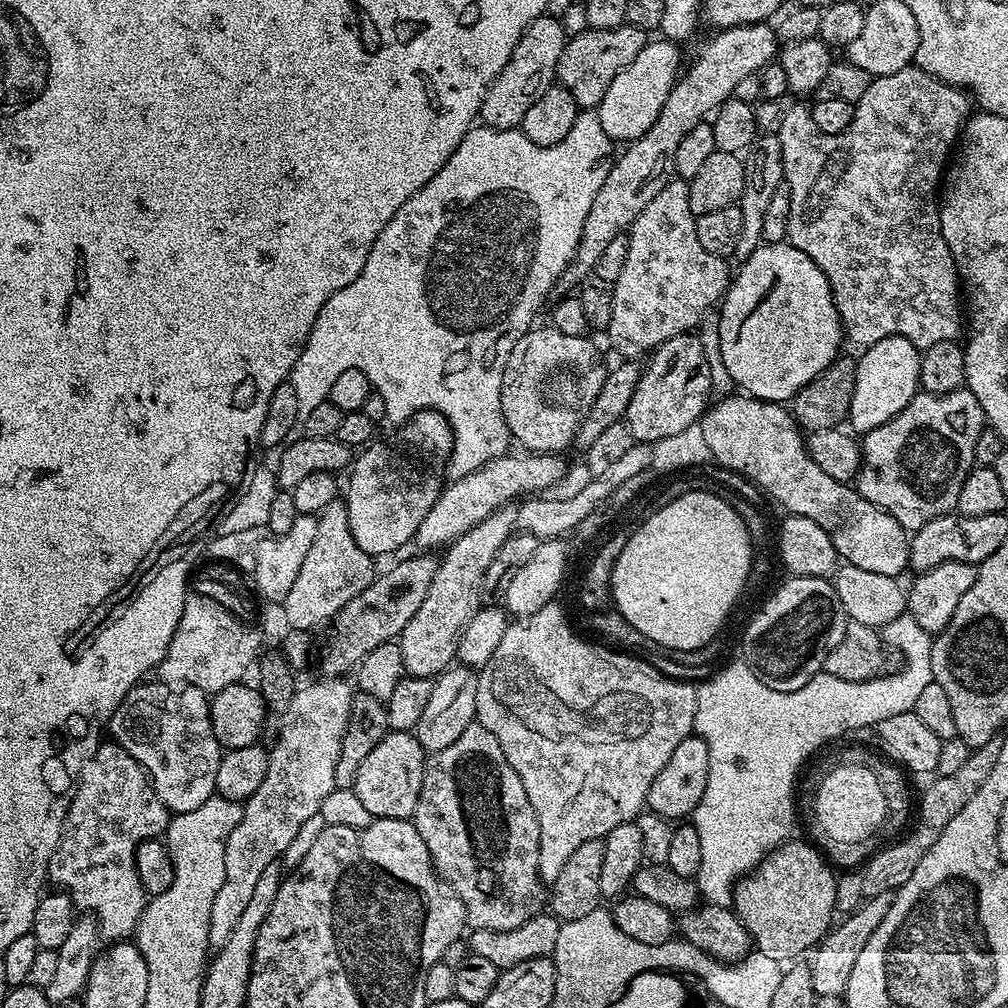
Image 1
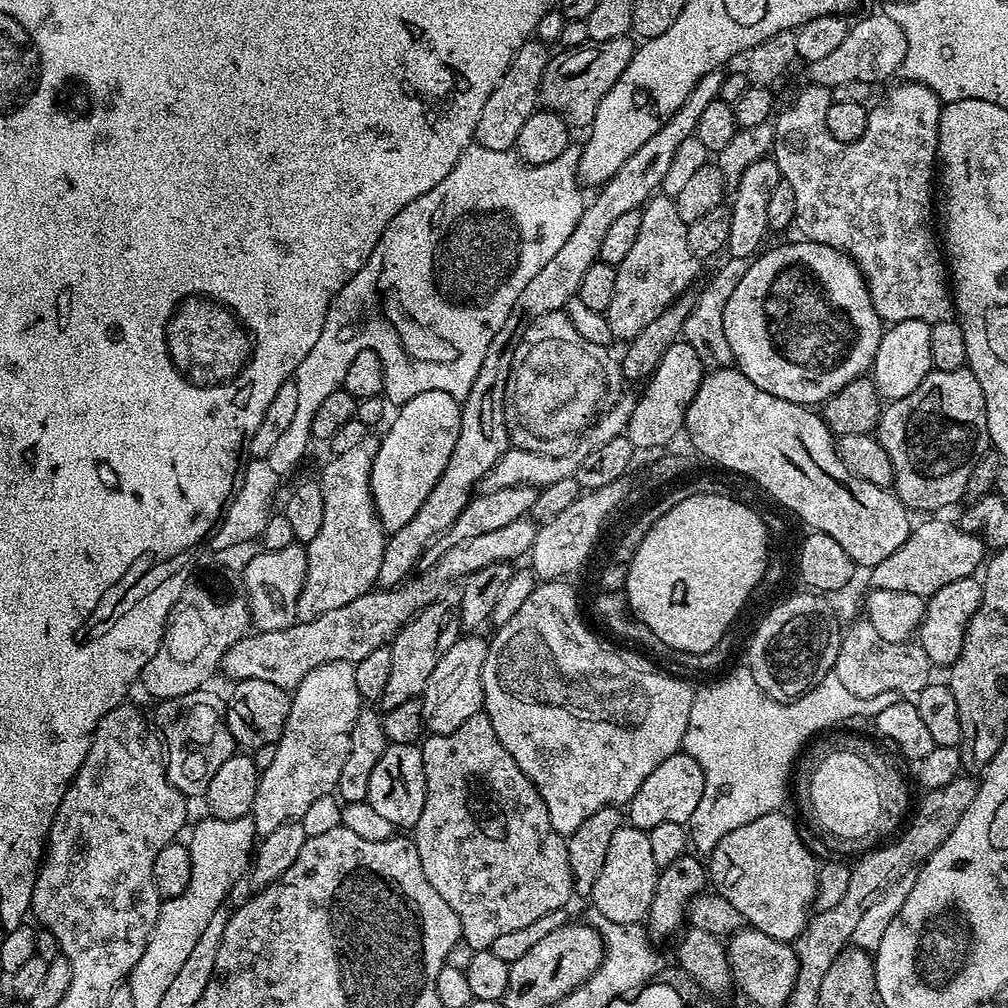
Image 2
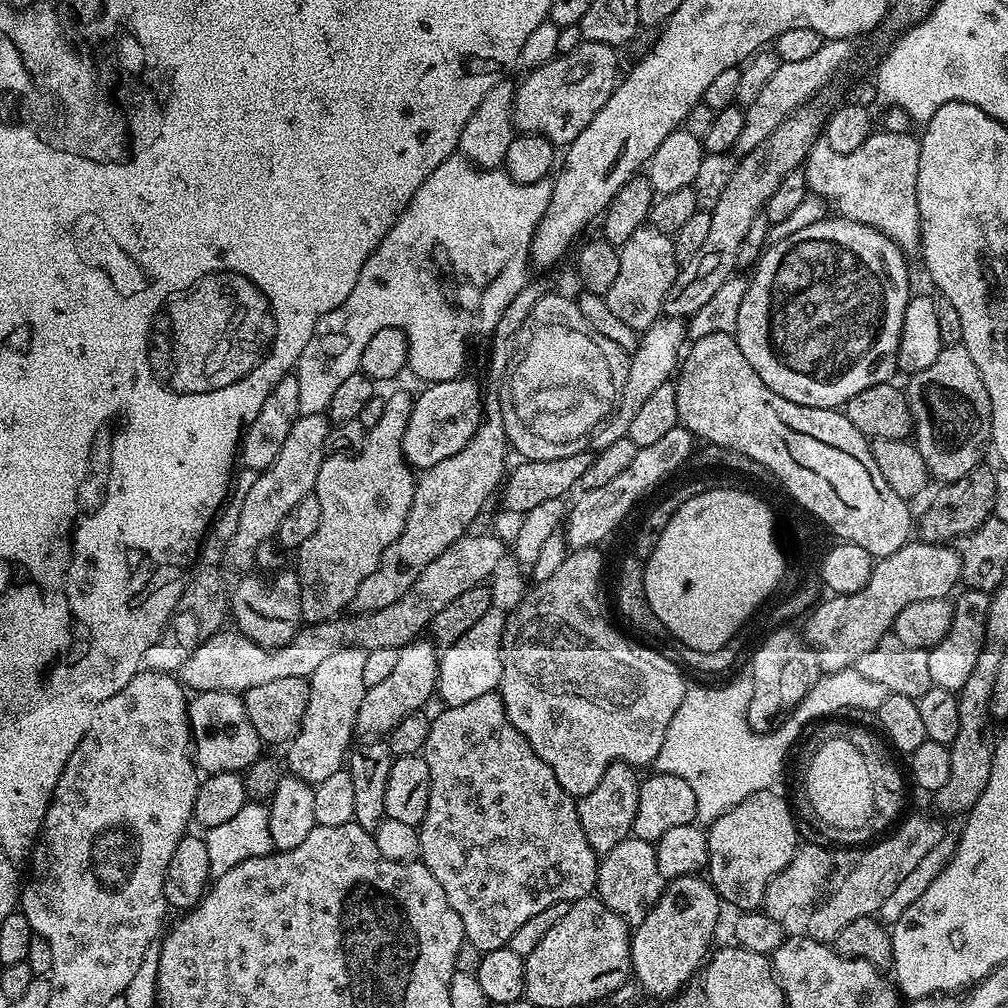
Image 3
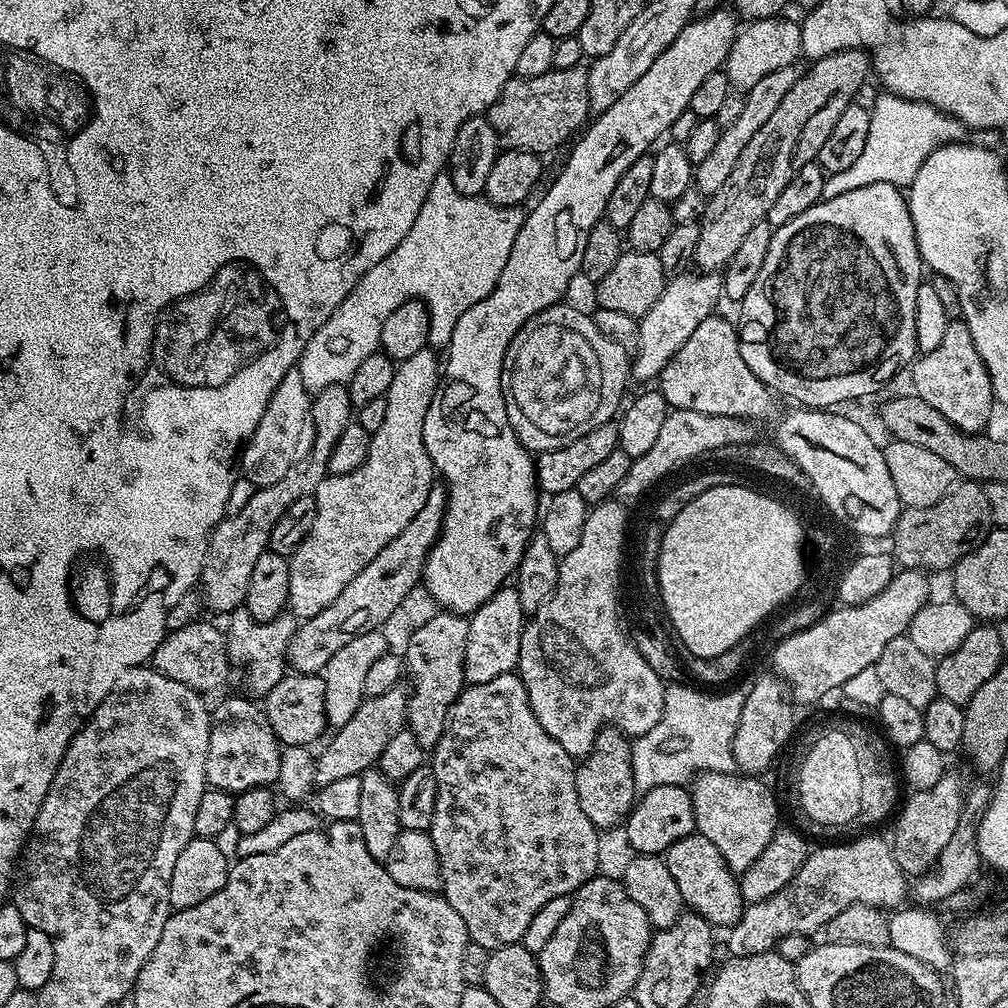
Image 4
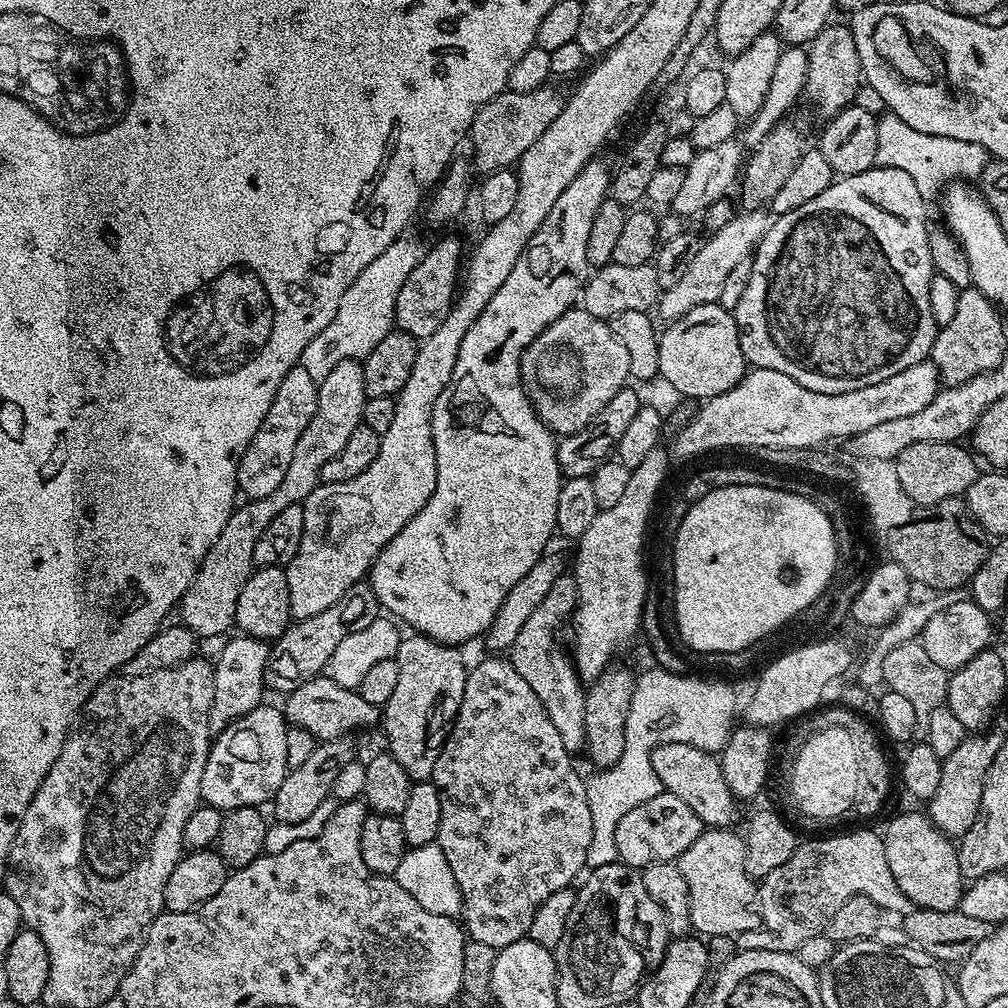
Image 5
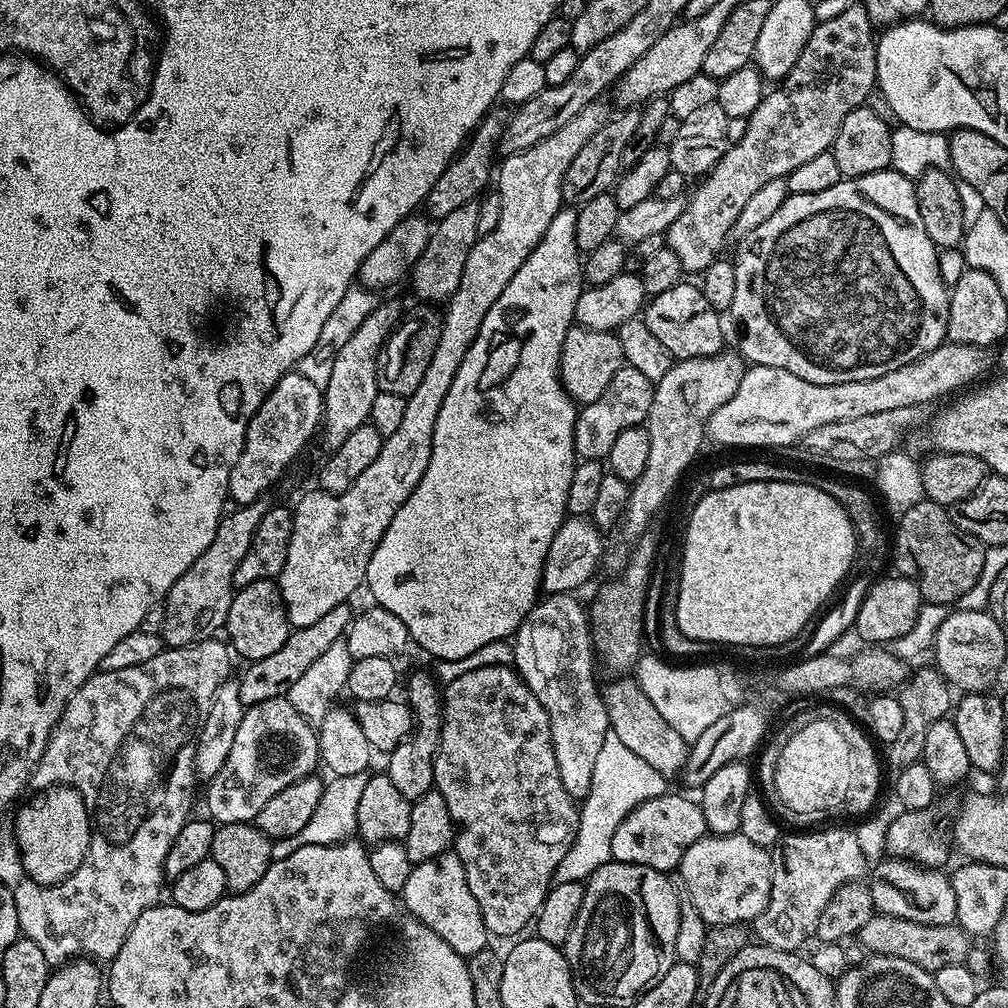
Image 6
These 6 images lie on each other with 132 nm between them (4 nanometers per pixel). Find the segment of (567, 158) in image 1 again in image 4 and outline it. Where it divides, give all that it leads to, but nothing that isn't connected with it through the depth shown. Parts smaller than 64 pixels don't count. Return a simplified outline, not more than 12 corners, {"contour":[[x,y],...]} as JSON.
{"contour":[[438,173],[410,234],[306,342],[309,392],[347,385],[407,300],[448,345],[510,258],[523,207]]}

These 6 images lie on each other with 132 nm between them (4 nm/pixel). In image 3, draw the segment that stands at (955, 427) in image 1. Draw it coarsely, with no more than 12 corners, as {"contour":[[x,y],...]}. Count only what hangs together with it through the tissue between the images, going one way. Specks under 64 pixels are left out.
{"contour":[[964,343],[906,387],[929,477],[985,459],[992,411]]}

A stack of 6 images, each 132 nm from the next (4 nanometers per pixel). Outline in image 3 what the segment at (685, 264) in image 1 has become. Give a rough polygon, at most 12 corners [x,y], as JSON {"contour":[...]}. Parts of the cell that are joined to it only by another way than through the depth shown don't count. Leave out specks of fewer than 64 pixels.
{"contour":[[669,233],[619,245],[603,298],[638,334],[661,319],[678,271]]}

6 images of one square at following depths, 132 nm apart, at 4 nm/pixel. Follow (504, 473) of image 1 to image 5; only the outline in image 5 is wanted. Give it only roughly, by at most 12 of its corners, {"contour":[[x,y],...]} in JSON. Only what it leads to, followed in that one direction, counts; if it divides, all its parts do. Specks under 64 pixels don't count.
{"contour":[[763,207],[733,215],[663,289],[658,313],[677,320],[719,301],[738,262],[770,223]]}

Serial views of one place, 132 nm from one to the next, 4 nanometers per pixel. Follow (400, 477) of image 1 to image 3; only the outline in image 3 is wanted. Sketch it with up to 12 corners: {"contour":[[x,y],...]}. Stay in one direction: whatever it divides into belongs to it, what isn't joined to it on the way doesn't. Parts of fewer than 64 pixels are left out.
{"contour":[[457,378],[413,399],[404,457],[423,470],[458,454],[482,388]]}

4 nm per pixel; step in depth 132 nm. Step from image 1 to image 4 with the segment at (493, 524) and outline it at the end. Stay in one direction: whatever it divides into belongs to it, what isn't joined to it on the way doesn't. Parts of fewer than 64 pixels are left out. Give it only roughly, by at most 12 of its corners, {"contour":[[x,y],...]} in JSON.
{"contour":[[409,689],[367,697],[316,756],[320,788],[359,776],[405,731]]}

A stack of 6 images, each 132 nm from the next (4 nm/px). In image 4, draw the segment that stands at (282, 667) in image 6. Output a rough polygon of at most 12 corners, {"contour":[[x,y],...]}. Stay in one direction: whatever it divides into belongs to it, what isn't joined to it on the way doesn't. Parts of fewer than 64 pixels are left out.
{"contour":[[448,493],[290,638],[287,667],[323,673],[350,638],[383,629],[421,583]]}

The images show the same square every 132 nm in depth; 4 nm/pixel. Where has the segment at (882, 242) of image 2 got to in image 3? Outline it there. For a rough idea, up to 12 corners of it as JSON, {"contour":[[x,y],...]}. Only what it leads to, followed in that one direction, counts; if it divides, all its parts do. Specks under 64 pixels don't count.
{"contour":[[875,131],[850,154],[822,138],[809,193],[905,254],[920,247],[920,142]]}

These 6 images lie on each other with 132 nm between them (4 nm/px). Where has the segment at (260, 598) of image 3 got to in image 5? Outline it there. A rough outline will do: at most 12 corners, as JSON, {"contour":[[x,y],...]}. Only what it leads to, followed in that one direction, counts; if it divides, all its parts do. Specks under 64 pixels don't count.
{"contour":[[229,635],[214,659],[208,731],[260,707],[269,645]]}

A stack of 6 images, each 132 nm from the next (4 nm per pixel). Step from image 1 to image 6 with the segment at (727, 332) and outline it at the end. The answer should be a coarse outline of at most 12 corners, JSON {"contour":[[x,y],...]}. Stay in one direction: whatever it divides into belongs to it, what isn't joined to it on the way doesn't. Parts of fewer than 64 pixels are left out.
{"contour":[[895,170],[789,194],[734,255],[749,365],[879,378],[948,335]]}

